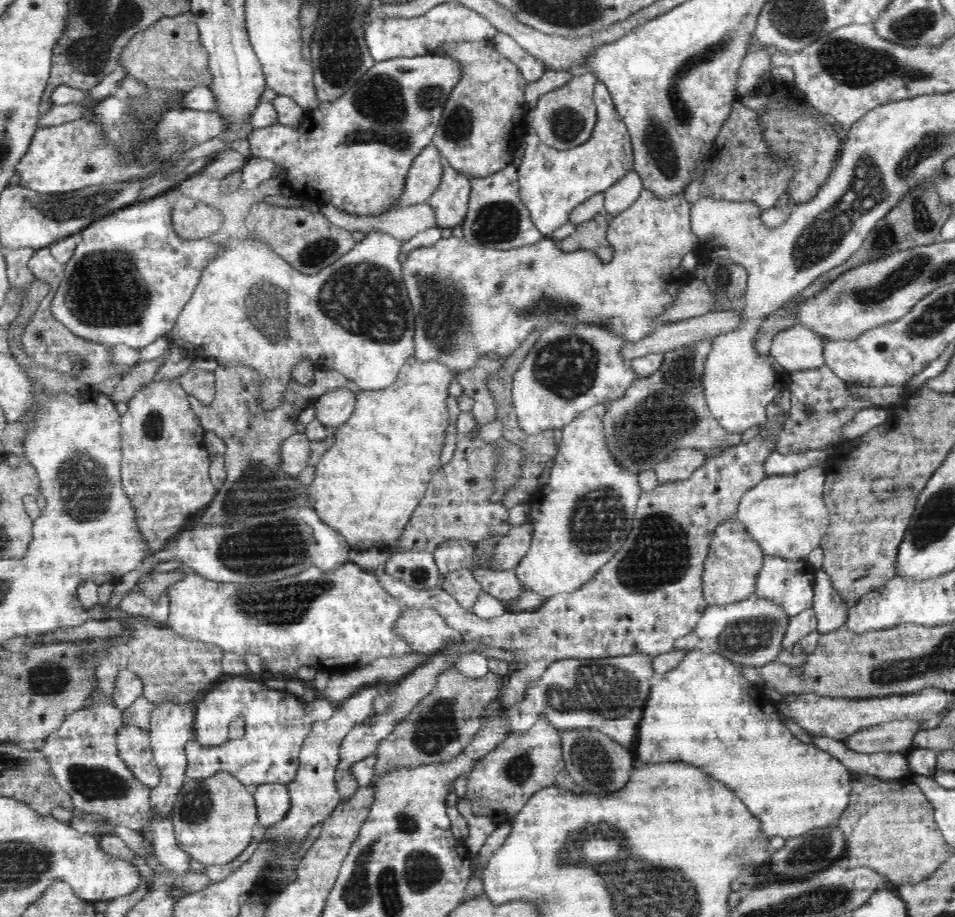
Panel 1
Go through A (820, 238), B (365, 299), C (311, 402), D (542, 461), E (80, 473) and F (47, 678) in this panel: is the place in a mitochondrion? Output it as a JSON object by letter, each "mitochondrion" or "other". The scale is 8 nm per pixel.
{"A":"mitochondrion","B":"mitochondrion","C":"other","D":"other","E":"mitochondrion","F":"mitochondrion"}

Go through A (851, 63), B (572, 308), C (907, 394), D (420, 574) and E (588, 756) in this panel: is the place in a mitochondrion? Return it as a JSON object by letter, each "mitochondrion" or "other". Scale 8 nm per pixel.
{"A":"mitochondrion","B":"mitochondrion","C":"other","D":"mitochondrion","E":"mitochondrion"}

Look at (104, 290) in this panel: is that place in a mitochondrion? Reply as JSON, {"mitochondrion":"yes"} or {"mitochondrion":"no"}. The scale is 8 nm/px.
{"mitochondrion":"yes"}

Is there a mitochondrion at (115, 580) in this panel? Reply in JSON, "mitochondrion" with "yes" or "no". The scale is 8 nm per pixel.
{"mitochondrion":"no"}

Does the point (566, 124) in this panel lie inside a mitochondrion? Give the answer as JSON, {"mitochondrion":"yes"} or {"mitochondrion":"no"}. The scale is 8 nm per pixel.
{"mitochondrion":"yes"}

